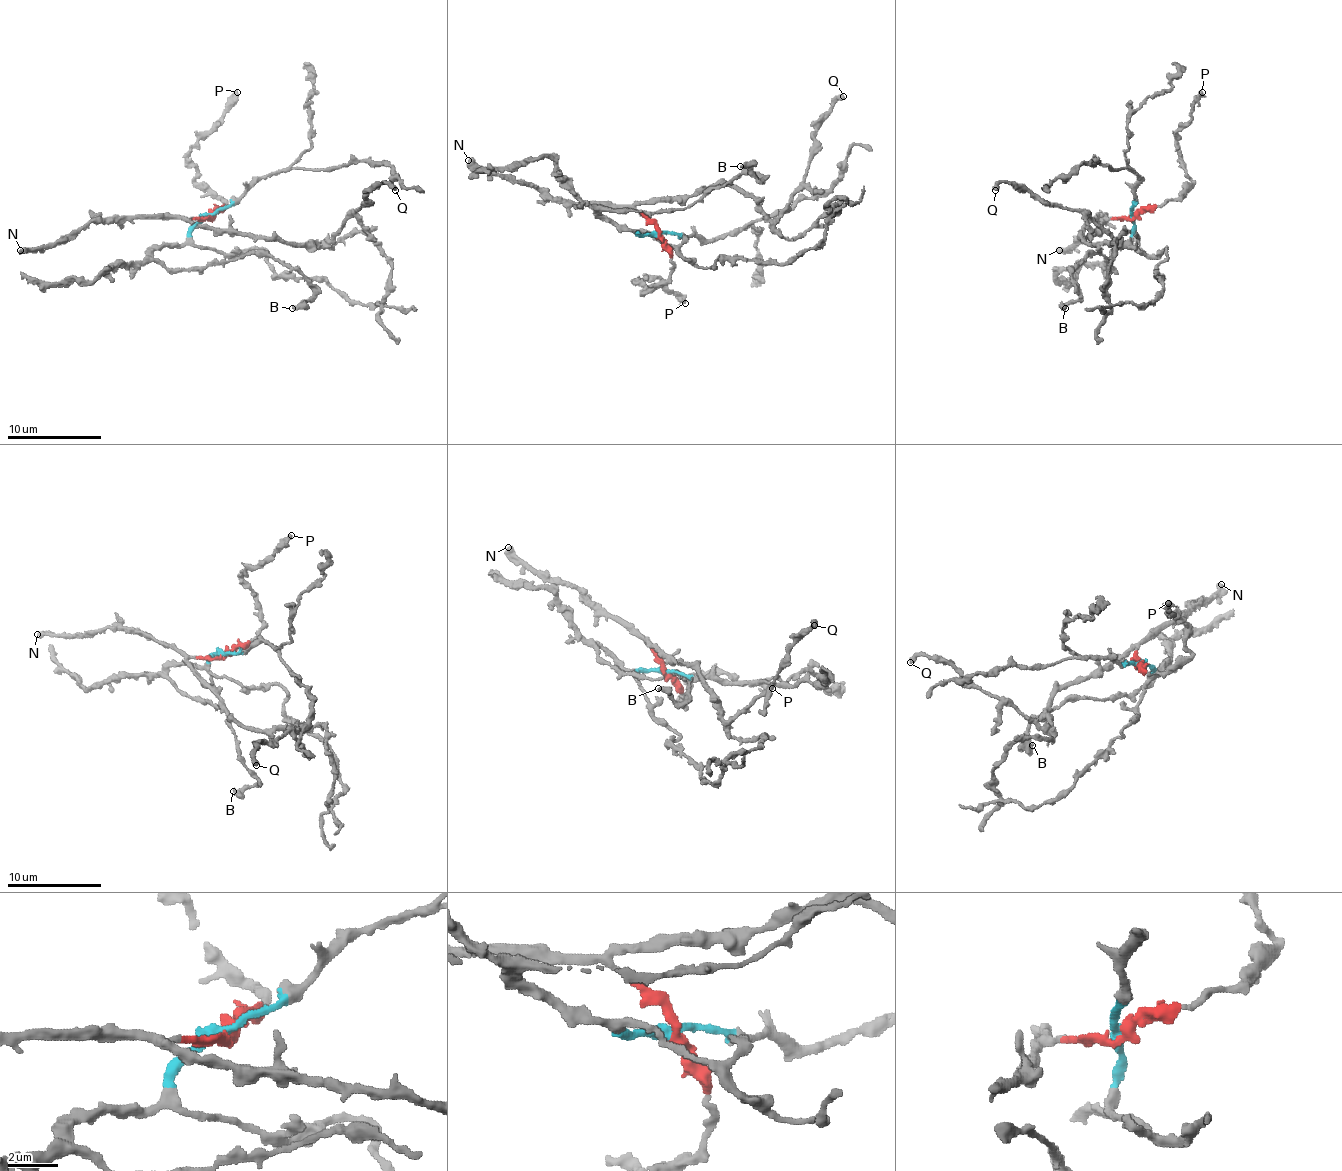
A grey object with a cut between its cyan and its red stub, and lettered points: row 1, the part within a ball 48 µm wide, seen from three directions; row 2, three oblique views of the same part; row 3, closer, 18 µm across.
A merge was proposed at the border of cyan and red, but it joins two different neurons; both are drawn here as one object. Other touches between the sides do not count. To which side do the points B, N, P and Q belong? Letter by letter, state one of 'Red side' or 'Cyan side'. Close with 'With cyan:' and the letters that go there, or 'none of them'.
B: Cyan side
N: Red side
P: Red side
Q: Red side
With cyan: B

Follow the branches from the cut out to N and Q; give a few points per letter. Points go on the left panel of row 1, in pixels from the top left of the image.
N: (209, 216), (93, 219), (53, 242), (20, 249)
Q: (209, 216), (190, 219), (190, 223), (325, 247), (370, 190), (382, 183), (396, 190)

